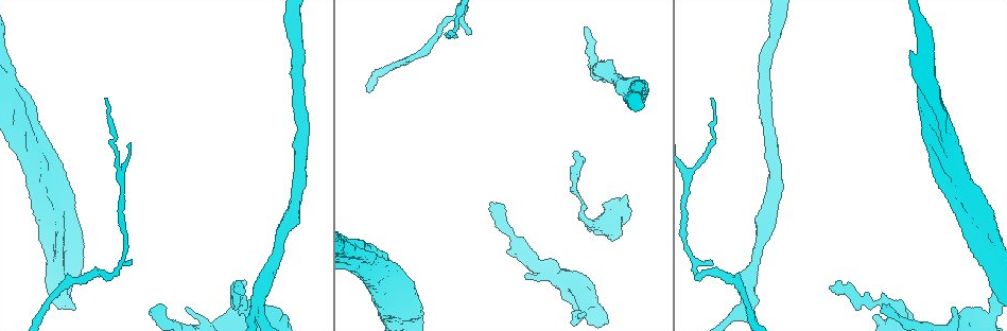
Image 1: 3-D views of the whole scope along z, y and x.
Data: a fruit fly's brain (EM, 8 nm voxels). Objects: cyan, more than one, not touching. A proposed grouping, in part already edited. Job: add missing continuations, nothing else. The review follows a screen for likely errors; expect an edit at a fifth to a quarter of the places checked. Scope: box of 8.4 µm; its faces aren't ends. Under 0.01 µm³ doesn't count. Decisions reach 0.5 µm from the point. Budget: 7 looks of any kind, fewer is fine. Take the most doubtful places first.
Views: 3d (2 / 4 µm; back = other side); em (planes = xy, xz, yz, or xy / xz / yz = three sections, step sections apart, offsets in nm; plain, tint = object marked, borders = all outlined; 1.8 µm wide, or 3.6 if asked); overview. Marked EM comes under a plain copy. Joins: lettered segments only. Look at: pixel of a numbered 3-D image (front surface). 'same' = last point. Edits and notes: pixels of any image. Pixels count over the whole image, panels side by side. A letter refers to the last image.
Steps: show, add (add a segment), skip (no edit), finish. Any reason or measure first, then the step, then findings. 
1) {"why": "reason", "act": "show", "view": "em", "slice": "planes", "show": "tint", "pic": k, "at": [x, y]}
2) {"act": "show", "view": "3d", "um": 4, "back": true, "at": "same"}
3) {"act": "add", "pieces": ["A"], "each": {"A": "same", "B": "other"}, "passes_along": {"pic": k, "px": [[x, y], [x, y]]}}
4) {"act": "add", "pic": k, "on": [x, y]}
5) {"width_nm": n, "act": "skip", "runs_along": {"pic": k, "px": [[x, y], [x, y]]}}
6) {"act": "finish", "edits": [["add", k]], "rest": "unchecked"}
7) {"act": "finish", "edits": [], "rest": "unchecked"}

{"why": "branch stops here", "act": "show", "view": "em", "slice": "xz", "step": 8, "show": "tint", "pic": 1, "at": [574, 151]}

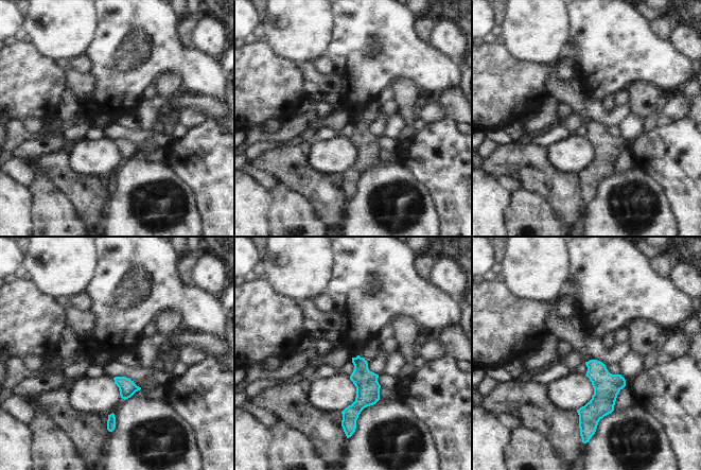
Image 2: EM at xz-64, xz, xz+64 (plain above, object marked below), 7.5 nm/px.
{"act": "show", "view": "em", "slice": "planes", "show": "borders", "at": "same"}

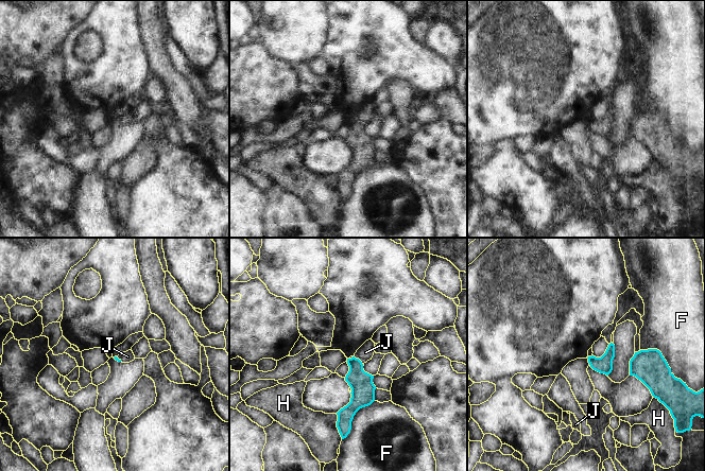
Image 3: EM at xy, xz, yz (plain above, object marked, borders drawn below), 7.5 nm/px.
{"act": "add", "pieces": ["J"], "each": {"F": "other", "H": "other", "J": "same"}, "passes_along": {"pic": 3, "px": [[361, 383], [359, 360], [365, 352]]}, "found": "the neuron continues"}

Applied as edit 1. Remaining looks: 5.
{"act": "show", "view": "overview"}

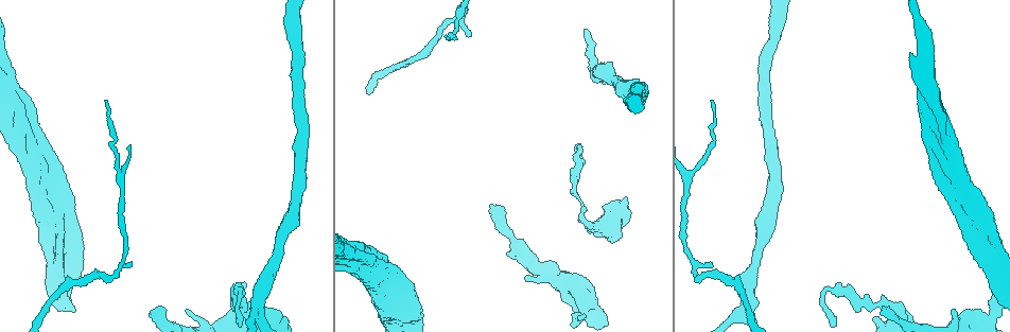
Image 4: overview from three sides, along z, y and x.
{"why": "branch stops here", "act": "show", "view": "3d", "um": 4, "back": true, "pic": 4, "at": [881, 314]}

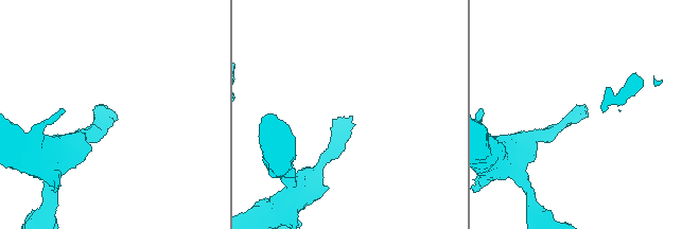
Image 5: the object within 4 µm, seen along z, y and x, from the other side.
{"act": "show", "view": "em", "slice": "planes", "show": "borders", "pic": 5, "at": [115, 114]}

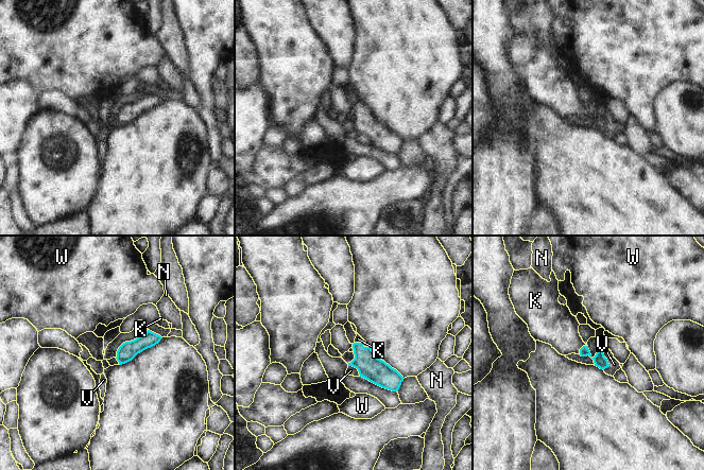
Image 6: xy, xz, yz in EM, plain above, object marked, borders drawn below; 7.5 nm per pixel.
{"act": "add", "pieces": ["K"], "each": {"K": "same", "N": "other", "V": "other", "W": "other"}, "found": "the neuron continues"}

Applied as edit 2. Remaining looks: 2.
{"act": "show", "view": "overview"}

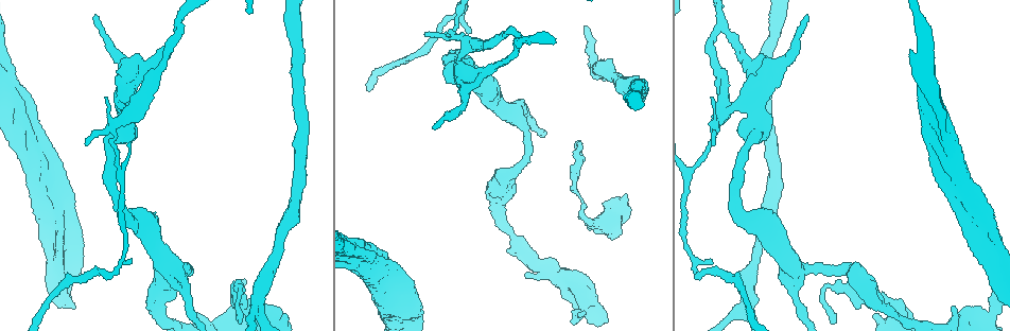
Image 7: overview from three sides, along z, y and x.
{"act": "show", "view": "em", "slice": "planes", "show": "borders", "pic": 7, "at": [525, 277]}

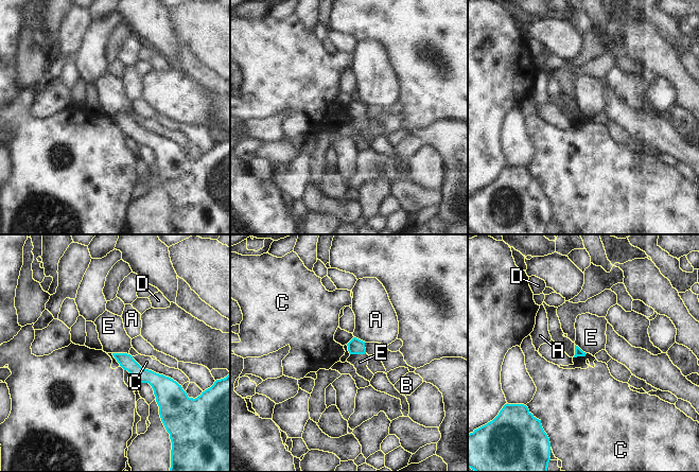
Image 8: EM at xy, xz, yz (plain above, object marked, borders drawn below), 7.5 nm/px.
{"longest_contact_nm": ["C", 420], "act": "skip", "each": {"A": "other", "B": "other", "C": "other", "D": "other", "E": "other"}, "found": "no lettered segment goes on from it"}

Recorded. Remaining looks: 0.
{"act": "finish", "edits": [["add", 3], ["add", 6]], "rest": "unchecked"}

